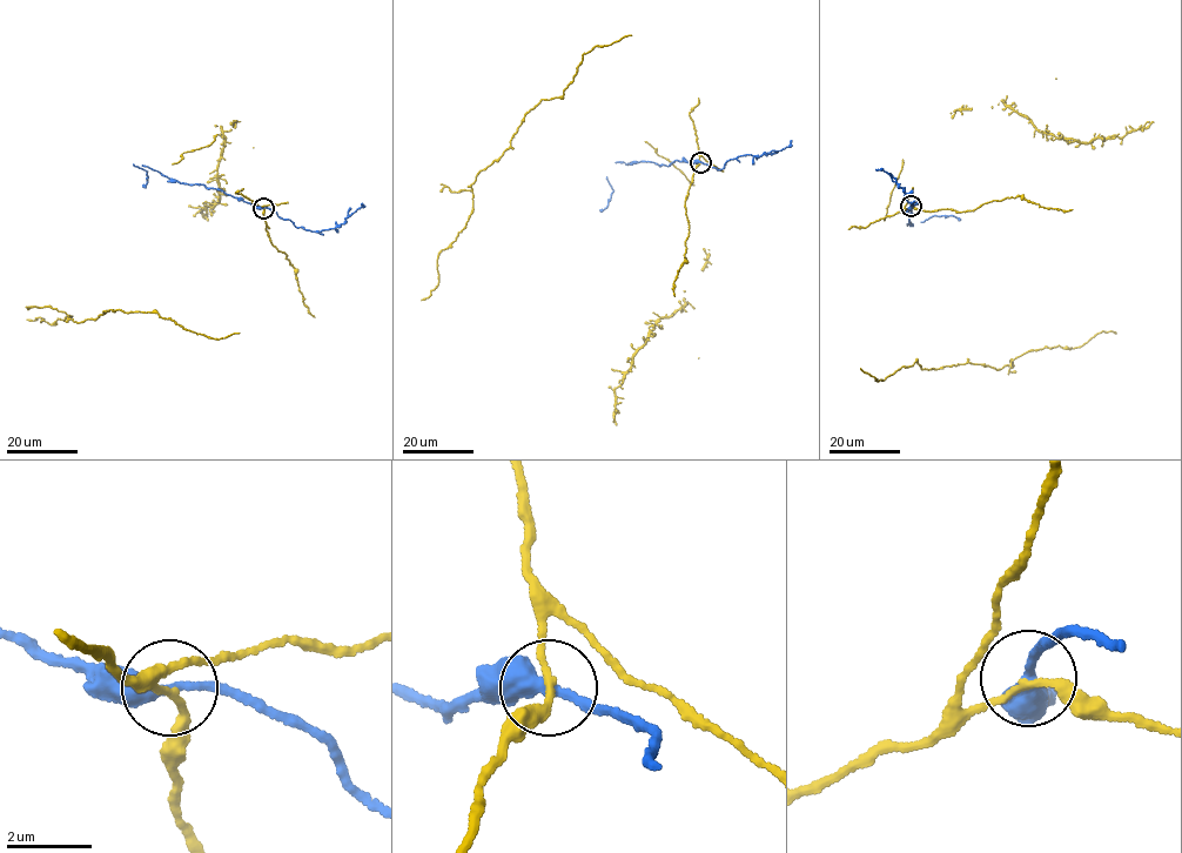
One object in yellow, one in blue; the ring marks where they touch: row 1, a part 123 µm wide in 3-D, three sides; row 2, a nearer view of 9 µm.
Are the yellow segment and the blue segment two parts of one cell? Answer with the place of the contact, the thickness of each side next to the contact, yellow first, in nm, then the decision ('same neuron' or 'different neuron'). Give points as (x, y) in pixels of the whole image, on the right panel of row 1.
(911, 206) | 150/360 nm | different neuron

